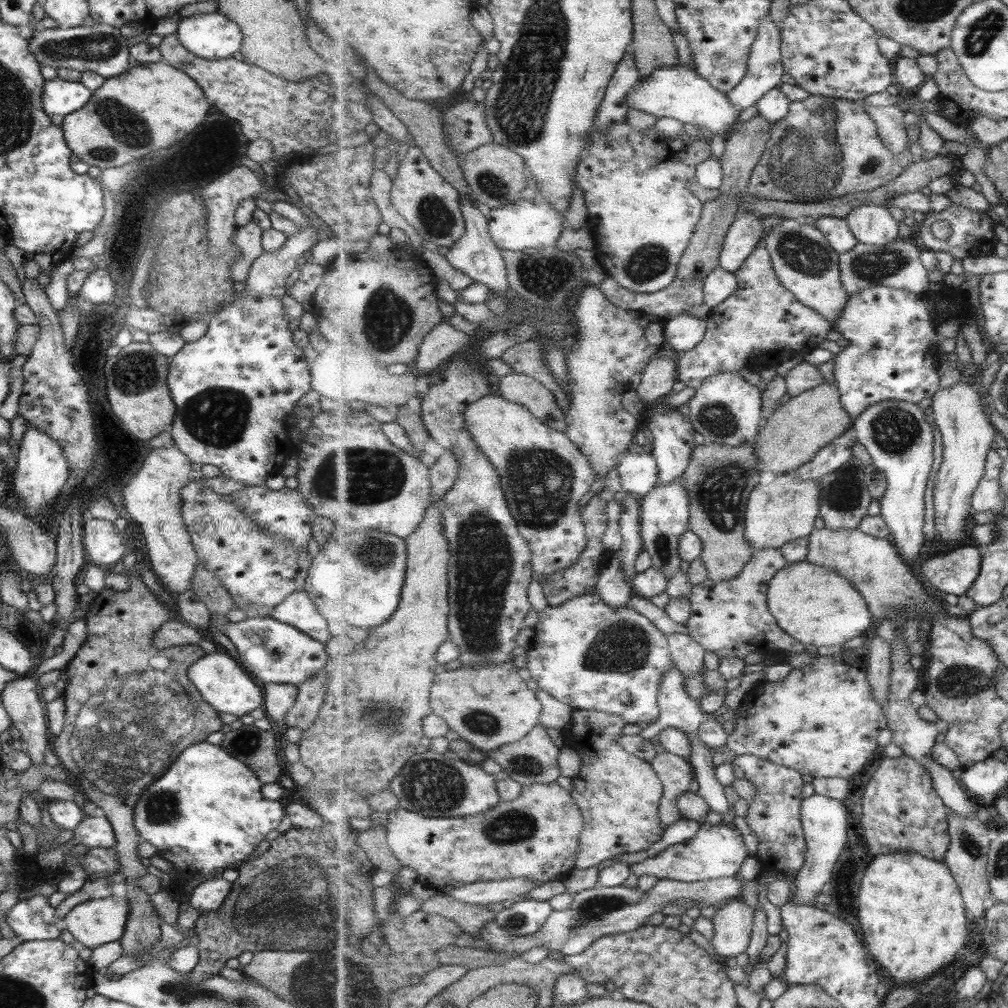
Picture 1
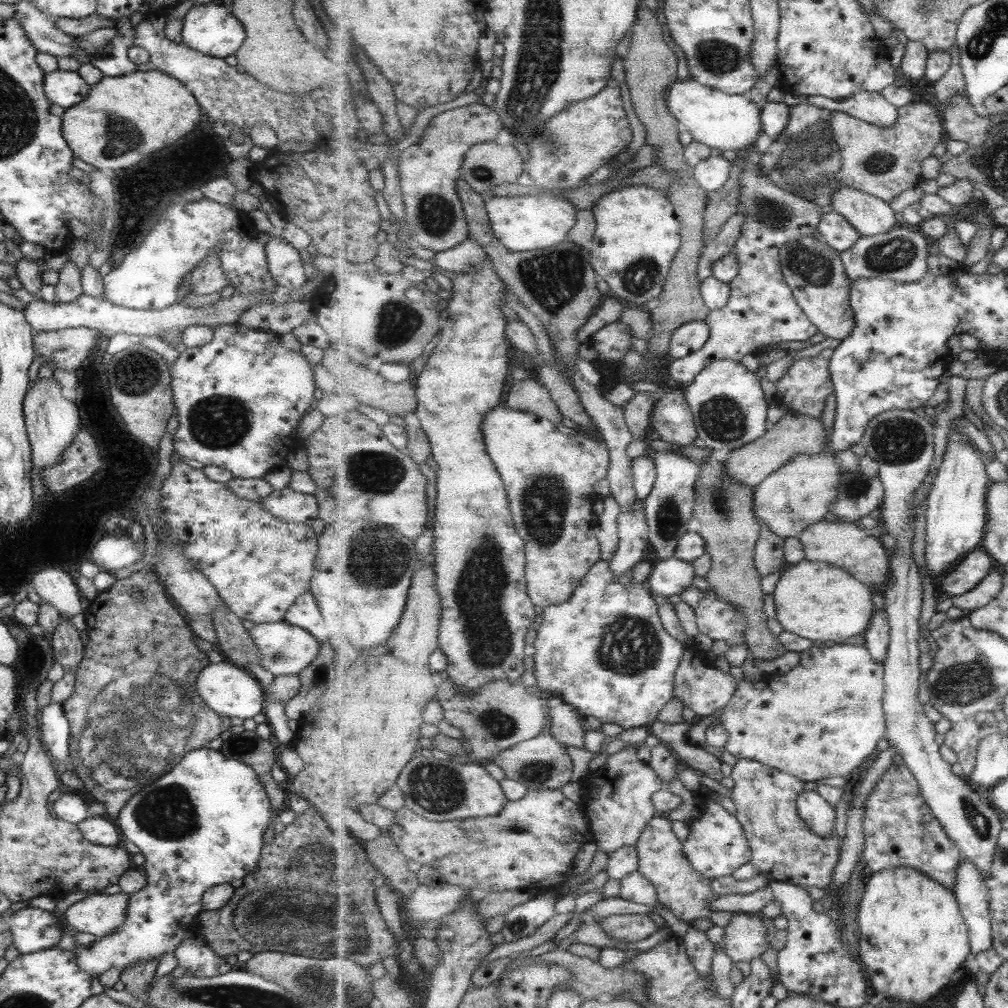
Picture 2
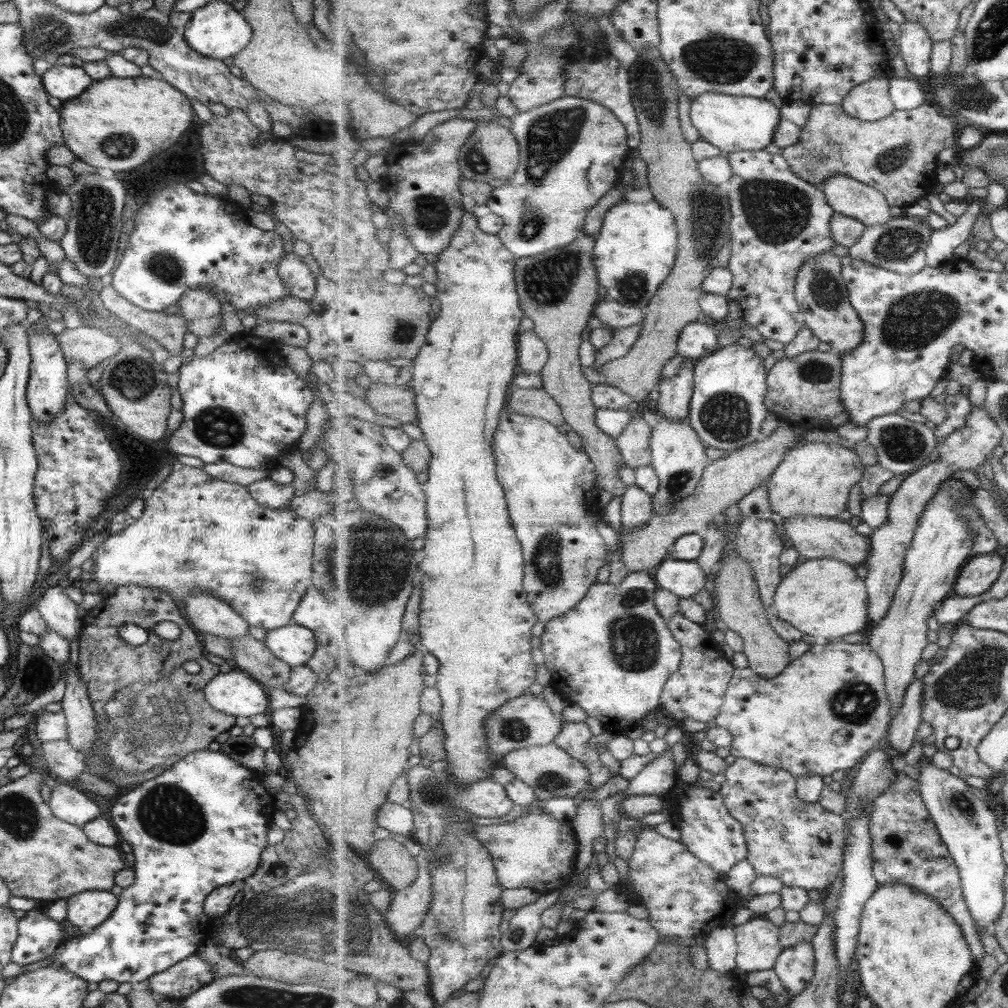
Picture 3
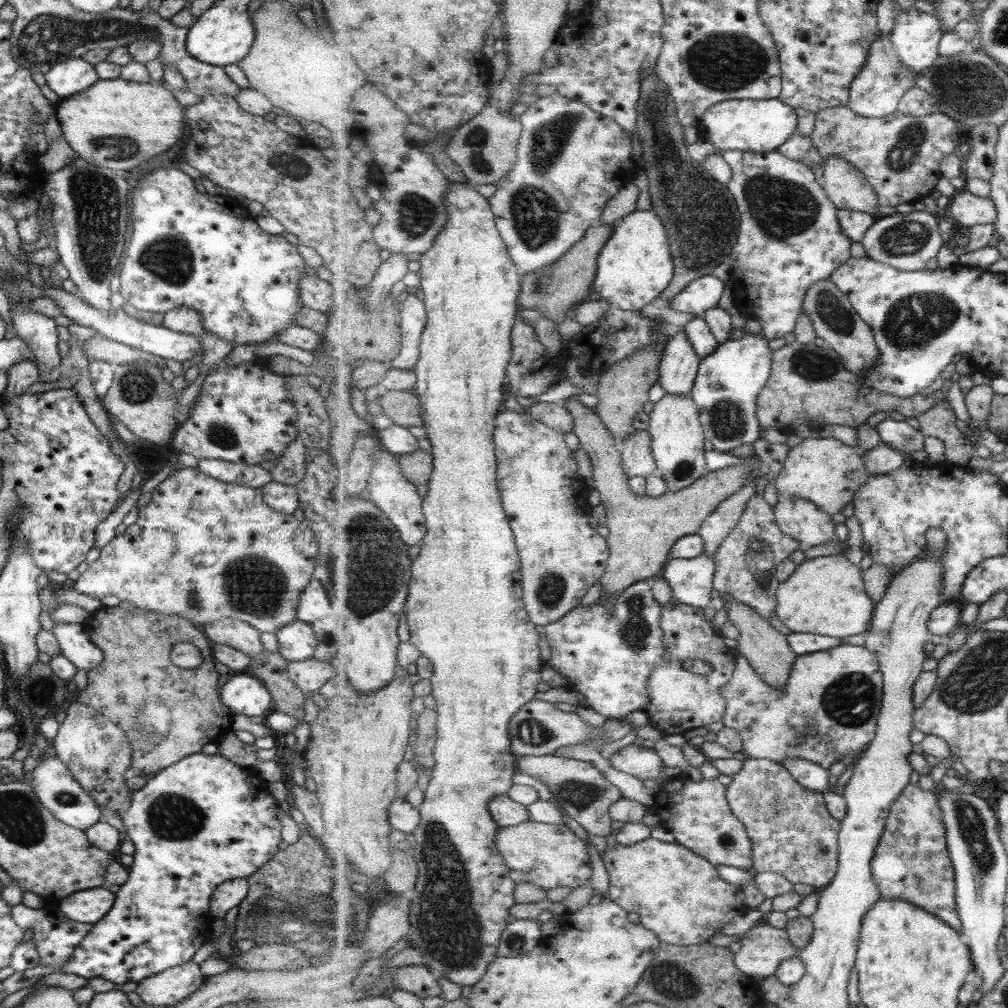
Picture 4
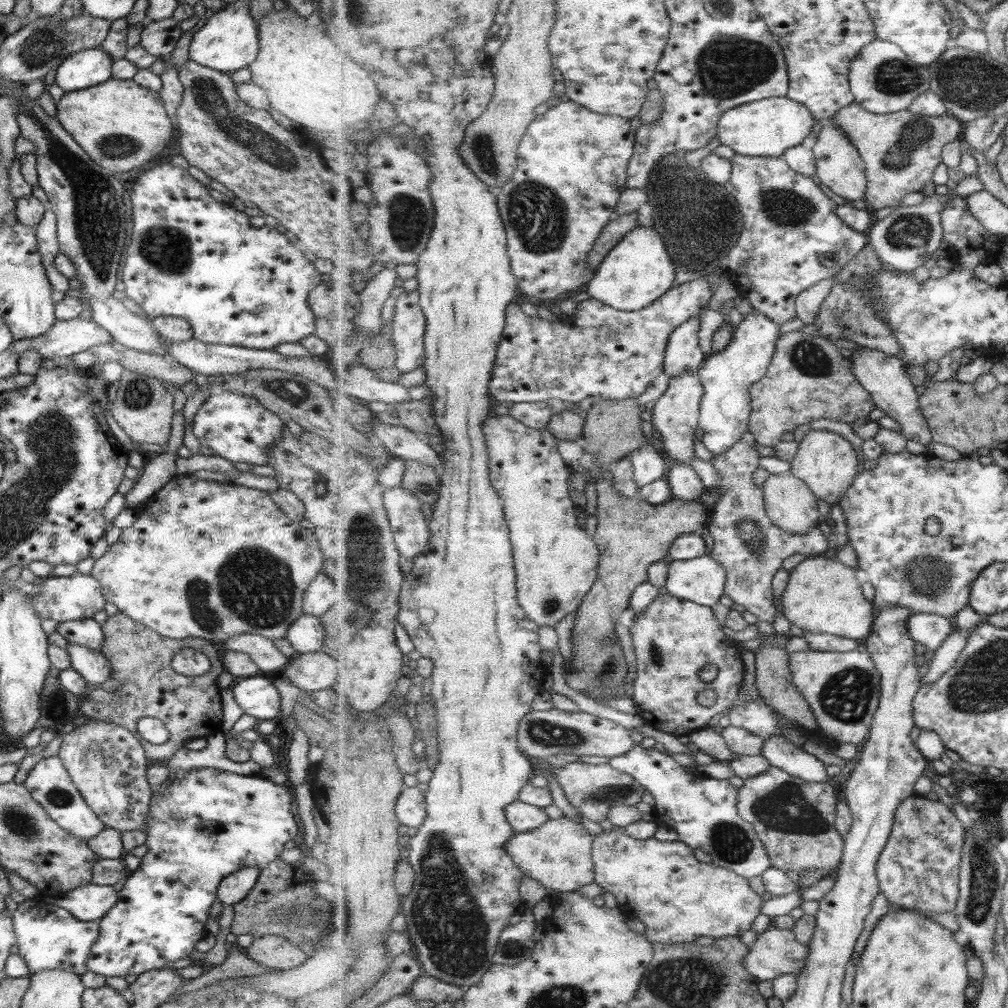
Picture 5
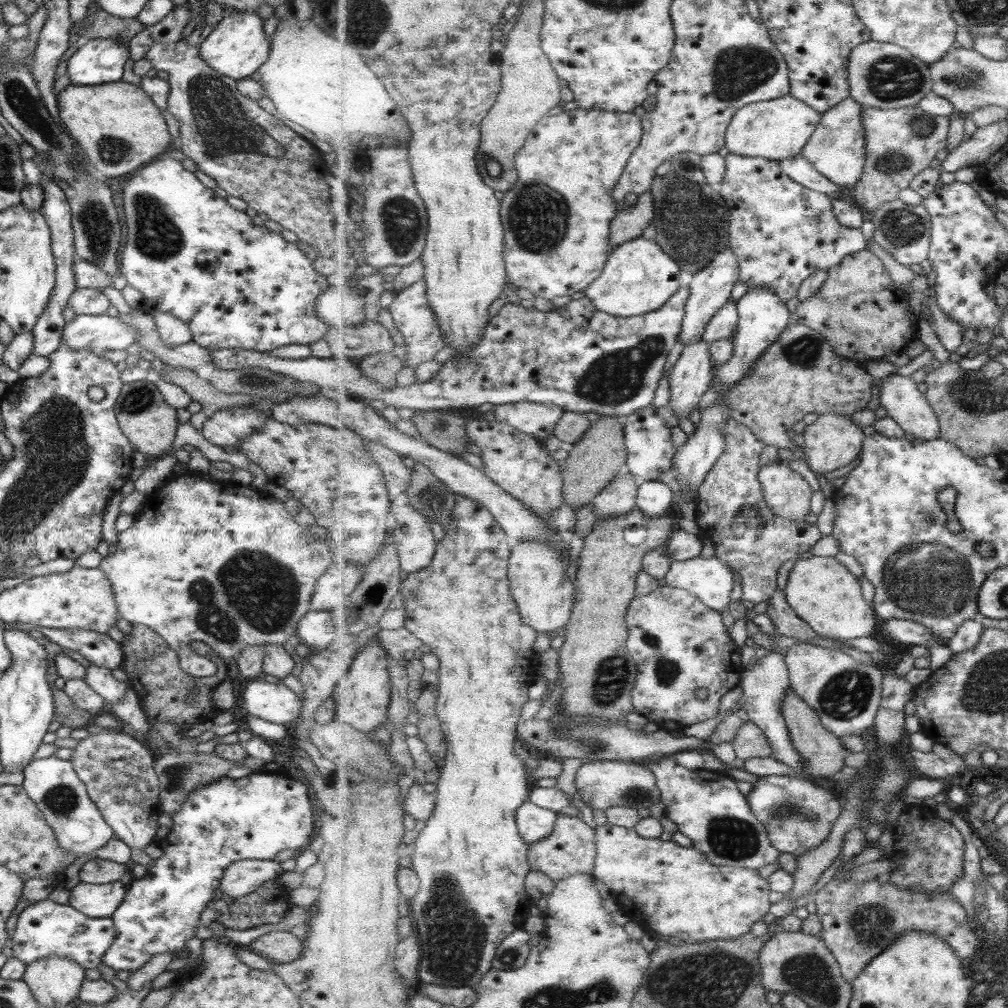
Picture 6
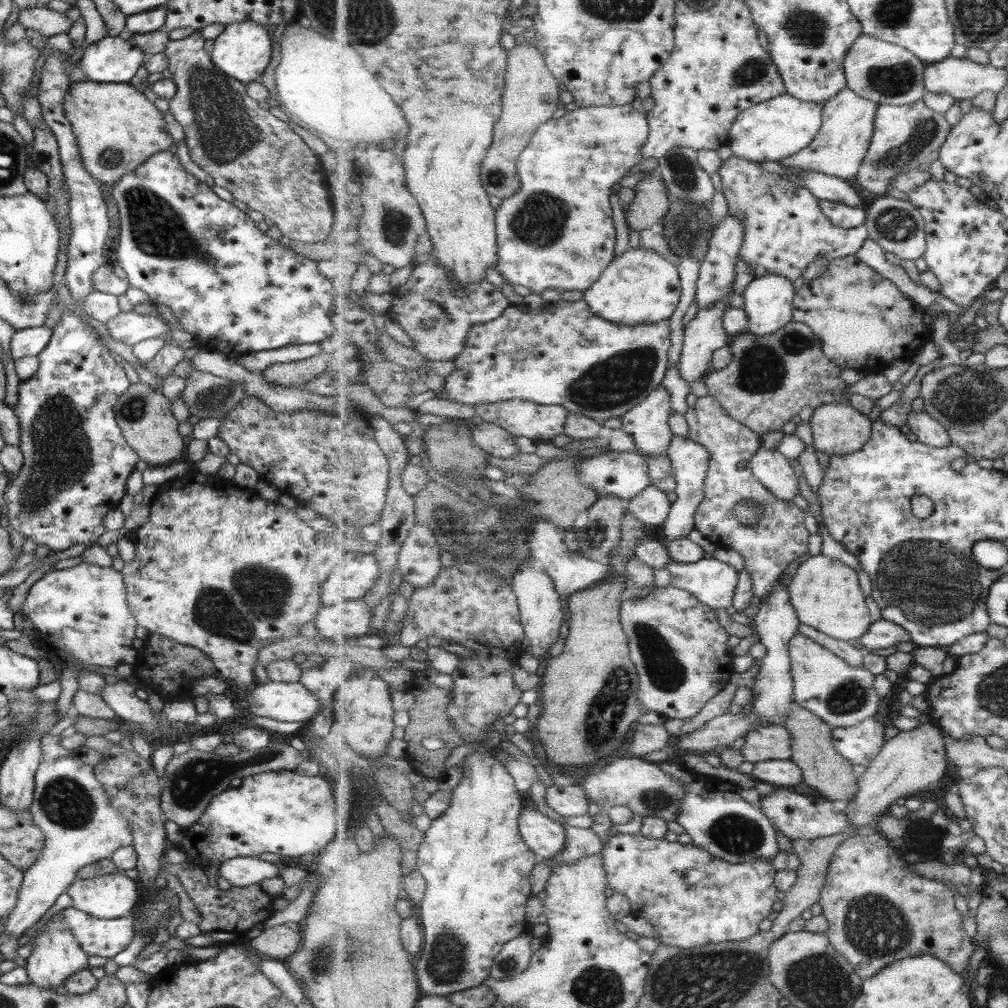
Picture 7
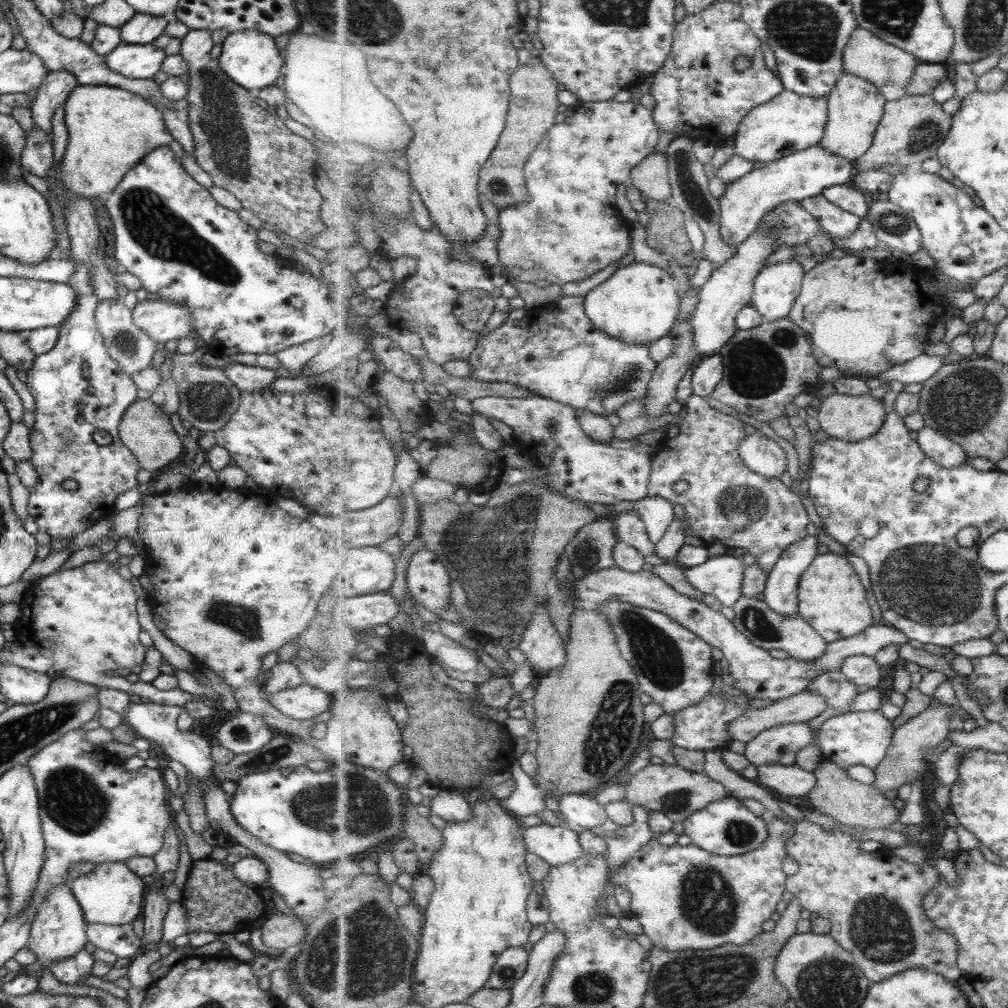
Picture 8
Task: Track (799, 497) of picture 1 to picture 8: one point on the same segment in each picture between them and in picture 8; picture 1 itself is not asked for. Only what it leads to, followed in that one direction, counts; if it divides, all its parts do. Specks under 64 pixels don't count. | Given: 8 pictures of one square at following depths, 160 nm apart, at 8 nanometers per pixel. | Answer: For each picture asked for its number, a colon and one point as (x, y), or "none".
2: (800, 494)
3: (815, 478)
4: (825, 471)
5: (827, 462)
6: (832, 441)
7: (837, 429)
8: (851, 418)

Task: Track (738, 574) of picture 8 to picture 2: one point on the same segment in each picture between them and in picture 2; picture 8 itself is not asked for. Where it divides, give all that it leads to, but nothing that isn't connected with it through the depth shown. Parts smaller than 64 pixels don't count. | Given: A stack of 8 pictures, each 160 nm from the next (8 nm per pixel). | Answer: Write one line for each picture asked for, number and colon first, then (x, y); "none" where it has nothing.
2: (672, 576)
3: (685, 578)
4: (691, 580)
5: (703, 580)
6: (710, 579)
7: (713, 582)

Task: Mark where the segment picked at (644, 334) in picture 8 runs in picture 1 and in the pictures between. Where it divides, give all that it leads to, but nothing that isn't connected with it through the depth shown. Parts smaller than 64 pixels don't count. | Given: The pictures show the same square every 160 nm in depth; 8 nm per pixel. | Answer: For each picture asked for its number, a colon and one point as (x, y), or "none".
1: (639, 205)
2: (638, 234)
3: (636, 250)
4: (635, 266)
5: (638, 271)
6: (640, 276)
7: (640, 286)

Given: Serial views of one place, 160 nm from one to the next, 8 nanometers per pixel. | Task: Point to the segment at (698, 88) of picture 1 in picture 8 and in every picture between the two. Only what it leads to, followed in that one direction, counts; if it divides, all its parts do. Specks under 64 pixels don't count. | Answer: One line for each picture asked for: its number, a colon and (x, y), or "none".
2: (723, 121)
3: (734, 124)
4: (755, 126)
5: (771, 127)
6: (779, 129)
7: (775, 129)
8: (790, 123)

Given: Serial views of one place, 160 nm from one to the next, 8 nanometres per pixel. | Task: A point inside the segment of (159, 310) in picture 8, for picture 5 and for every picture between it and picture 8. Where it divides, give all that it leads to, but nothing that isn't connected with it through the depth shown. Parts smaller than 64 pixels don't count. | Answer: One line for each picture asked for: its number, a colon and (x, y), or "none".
5: (65, 337)
6: (99, 332)
7: (130, 327)

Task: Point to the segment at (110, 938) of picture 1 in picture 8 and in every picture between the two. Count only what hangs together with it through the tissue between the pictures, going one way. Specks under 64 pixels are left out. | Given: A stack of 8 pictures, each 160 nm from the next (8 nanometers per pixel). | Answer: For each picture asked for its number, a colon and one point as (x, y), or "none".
2: (98, 914)
3: (86, 910)
4: (88, 906)
5: (88, 903)
6: (94, 900)
7: (111, 896)
8: (110, 894)

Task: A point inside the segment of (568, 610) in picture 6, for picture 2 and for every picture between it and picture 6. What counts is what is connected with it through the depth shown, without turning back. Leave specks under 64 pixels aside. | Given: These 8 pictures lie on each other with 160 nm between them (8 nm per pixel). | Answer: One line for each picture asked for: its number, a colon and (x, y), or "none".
2: (550, 476)
3: (546, 479)
4: (563, 555)
5: (557, 562)

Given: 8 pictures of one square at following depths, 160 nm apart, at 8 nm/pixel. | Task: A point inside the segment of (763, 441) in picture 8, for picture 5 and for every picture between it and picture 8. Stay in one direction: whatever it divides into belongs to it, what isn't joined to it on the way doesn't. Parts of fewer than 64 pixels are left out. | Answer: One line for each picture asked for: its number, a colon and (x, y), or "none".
5: (791, 504)
6: (787, 492)
7: (773, 469)

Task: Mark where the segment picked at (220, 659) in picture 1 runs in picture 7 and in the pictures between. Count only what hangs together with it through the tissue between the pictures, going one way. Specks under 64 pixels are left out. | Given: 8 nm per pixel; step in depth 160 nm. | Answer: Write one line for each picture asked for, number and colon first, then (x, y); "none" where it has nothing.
2: (228, 690)
3: (235, 693)
4: (242, 694)
5: (256, 696)
6: (273, 703)
7: (287, 702)

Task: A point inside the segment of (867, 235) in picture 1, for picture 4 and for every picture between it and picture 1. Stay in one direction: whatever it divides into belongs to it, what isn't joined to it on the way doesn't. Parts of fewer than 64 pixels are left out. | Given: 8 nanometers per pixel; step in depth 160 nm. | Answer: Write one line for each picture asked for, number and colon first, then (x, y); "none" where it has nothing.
2: (870, 215)
3: (847, 195)
4: (847, 186)

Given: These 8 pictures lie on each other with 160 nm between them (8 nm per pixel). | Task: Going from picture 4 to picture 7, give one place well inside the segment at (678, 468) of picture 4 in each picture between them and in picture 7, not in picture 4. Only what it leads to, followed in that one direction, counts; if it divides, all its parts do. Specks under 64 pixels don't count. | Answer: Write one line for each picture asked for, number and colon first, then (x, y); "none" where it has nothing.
5: (676, 415)
6: (690, 378)
7: (705, 333)

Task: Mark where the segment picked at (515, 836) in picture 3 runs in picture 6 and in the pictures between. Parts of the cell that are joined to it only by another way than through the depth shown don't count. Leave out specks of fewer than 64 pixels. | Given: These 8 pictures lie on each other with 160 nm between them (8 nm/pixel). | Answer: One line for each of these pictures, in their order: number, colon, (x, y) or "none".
4: (550, 856)
5: (559, 854)
6: (572, 848)

